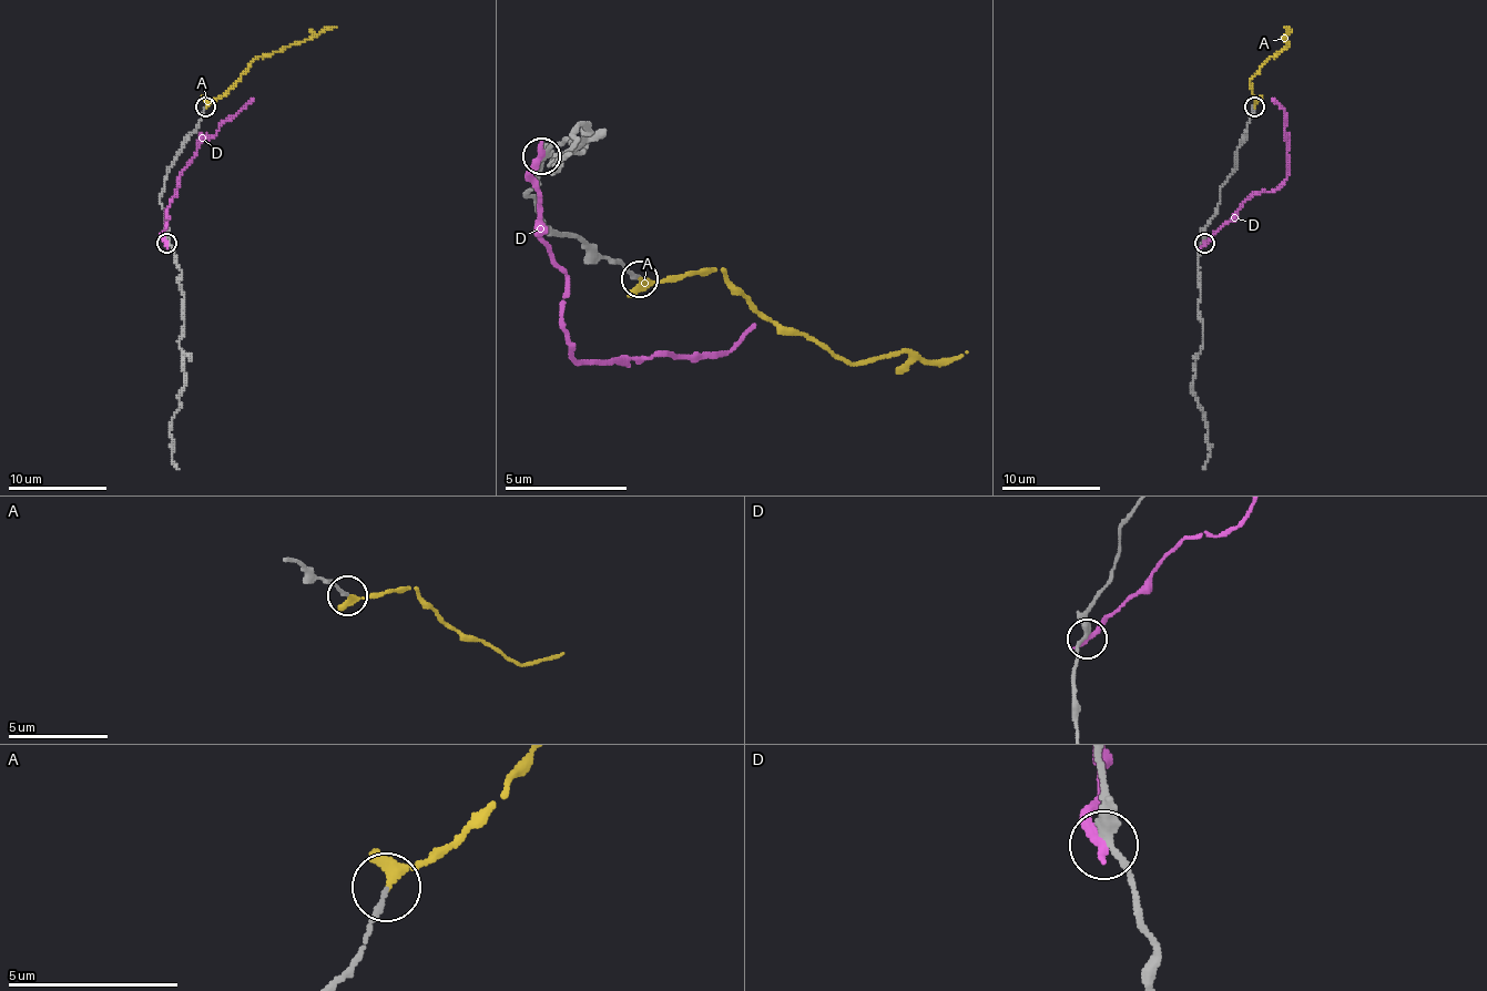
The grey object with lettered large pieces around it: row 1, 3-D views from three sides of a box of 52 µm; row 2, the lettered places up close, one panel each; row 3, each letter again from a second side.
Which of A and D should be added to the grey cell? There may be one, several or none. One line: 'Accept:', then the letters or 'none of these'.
Accept: A

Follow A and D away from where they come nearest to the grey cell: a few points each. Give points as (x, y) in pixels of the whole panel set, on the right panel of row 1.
A: (1254, 105), (1250, 81), (1289, 44), (1284, 39), (1284, 27)
D: (1205, 243), (1254, 194), (1272, 192), (1286, 176), (1284, 110), (1272, 98)

